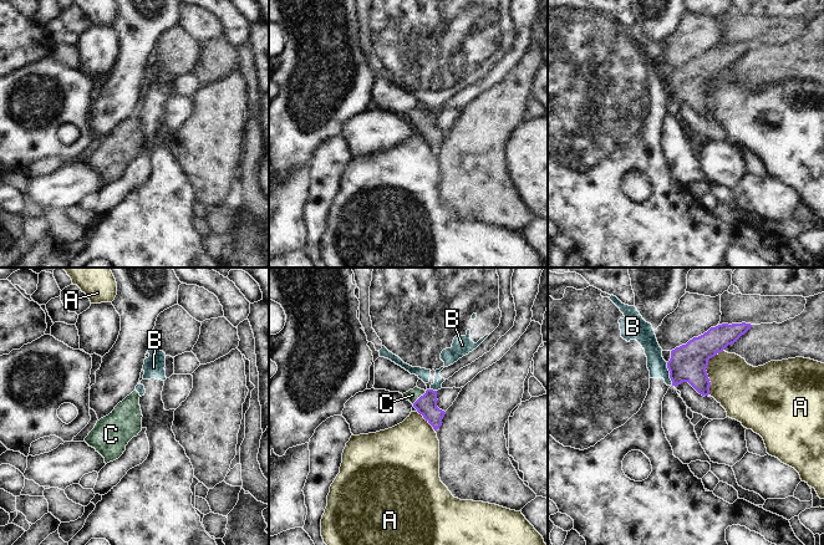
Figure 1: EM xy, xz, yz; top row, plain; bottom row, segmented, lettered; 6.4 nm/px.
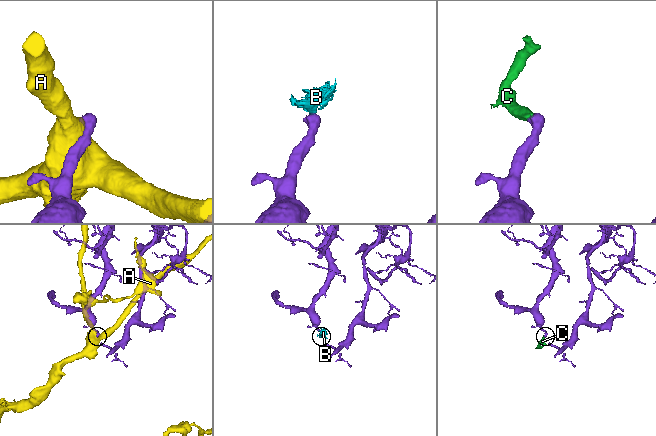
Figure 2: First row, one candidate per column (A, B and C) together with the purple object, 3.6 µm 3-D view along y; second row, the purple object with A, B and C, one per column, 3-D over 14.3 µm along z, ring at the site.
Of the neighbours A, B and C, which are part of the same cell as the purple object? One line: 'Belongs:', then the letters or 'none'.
Belongs: C

